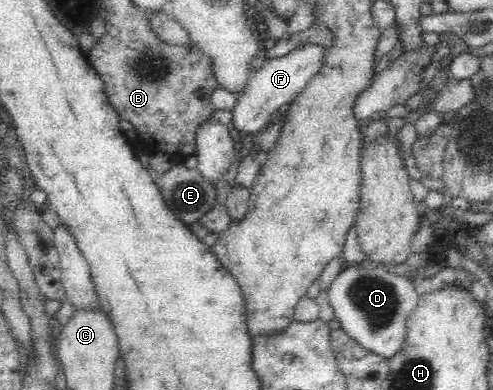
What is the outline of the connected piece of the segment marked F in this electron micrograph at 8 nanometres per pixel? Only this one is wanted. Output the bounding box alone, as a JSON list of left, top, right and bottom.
[232,43,326,140]

